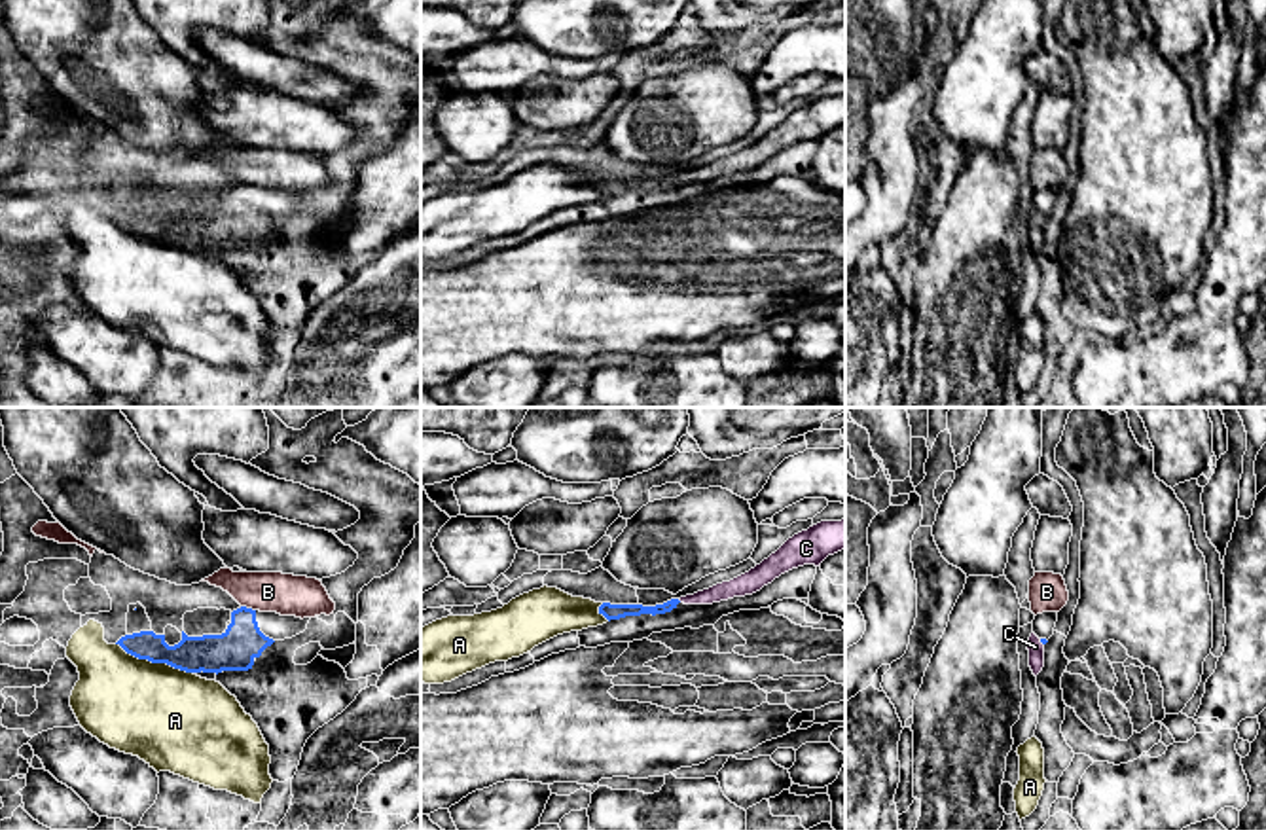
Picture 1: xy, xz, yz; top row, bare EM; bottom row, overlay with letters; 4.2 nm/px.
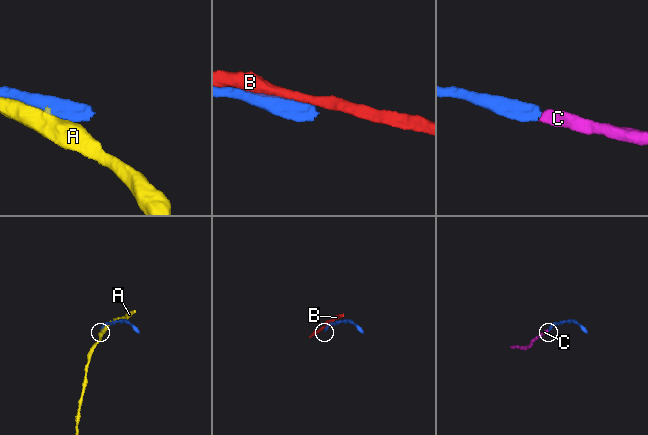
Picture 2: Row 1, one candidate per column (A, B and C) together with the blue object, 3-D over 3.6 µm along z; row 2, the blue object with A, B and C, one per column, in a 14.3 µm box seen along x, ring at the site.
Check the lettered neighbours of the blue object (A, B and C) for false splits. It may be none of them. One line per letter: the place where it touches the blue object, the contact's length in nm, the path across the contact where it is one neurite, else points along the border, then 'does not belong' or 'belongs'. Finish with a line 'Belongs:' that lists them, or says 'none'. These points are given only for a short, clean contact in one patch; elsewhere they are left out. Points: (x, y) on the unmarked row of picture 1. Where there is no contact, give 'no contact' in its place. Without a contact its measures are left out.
A: contact xy (154, 237); length 360 nm; does not belong
B: contact xy (249, 184); length 70 nm; does not belong
C: contact yz (1041, 216); length 40 nm; way yz (1043, 216), (1041, 216), (1035, 222); belongs
Belongs: C

